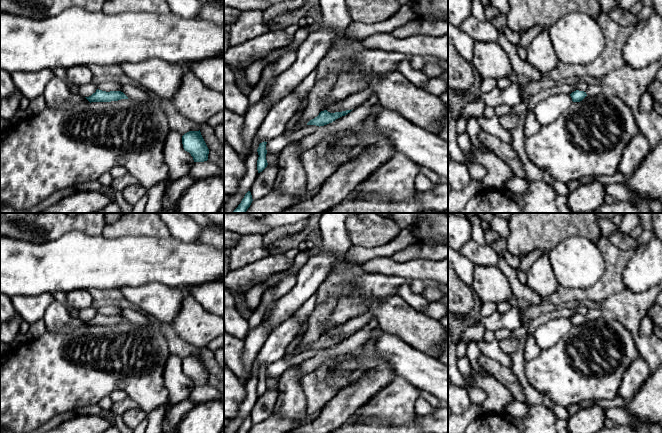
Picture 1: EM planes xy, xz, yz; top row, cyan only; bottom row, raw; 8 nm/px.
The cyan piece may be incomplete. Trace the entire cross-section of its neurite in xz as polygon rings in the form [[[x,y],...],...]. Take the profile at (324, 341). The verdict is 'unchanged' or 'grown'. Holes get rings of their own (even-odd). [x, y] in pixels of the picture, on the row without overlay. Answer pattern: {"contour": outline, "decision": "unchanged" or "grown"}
{"contour": [[[327,334],[321,335],[317,341],[314,343],[310,344],[307,349],[316,349],[316,350],[324,350],[329,347],[332,347],[336,343],[347,339],[350,337],[352,334],[346,334],[342,336],[335,336],[335,337],[330,337]]], "decision": "unchanged"}

